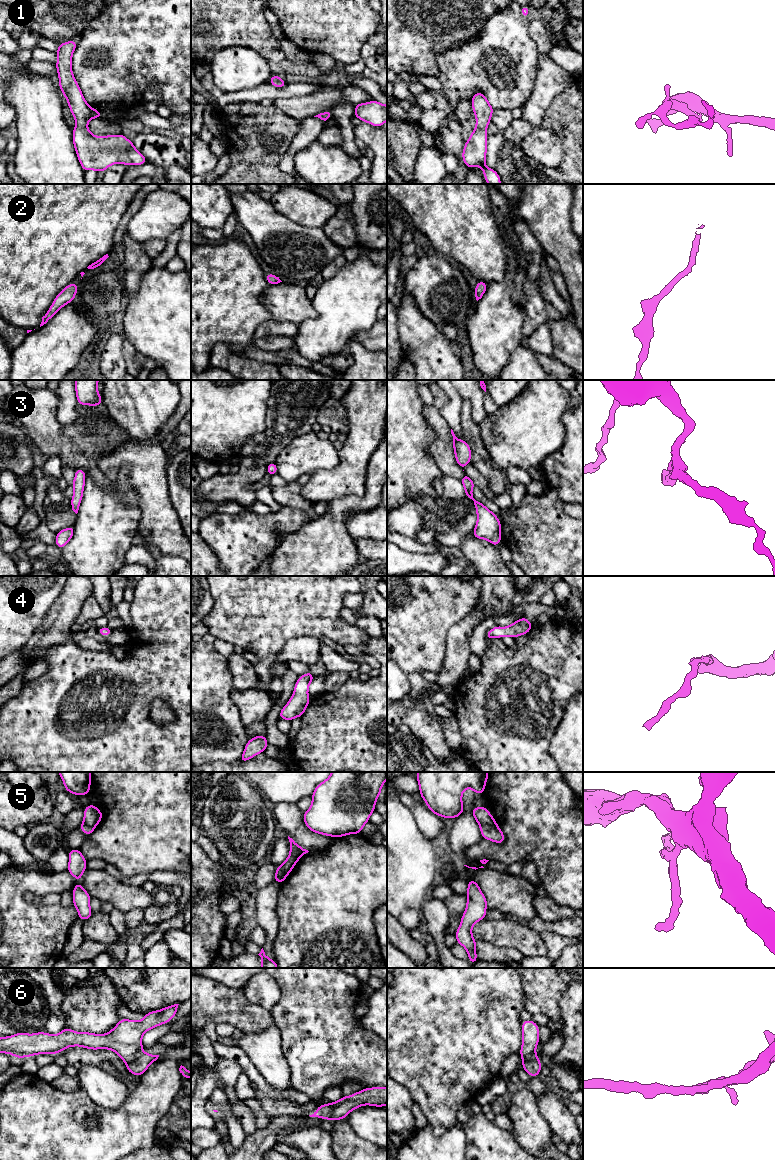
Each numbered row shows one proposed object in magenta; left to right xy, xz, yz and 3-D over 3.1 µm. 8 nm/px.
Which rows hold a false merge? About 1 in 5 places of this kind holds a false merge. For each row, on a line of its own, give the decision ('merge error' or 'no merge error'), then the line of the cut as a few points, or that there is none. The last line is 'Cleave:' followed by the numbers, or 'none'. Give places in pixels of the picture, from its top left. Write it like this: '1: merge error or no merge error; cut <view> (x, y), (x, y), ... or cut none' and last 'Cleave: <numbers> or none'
1: no merge error; cut none
2: no merge error; cut none
3: no merge error; cut none
4: no merge error; cut none
5: merge error; cut yz (495, 821), (480, 825)
6: no merge error; cut none
Cleave: 5

